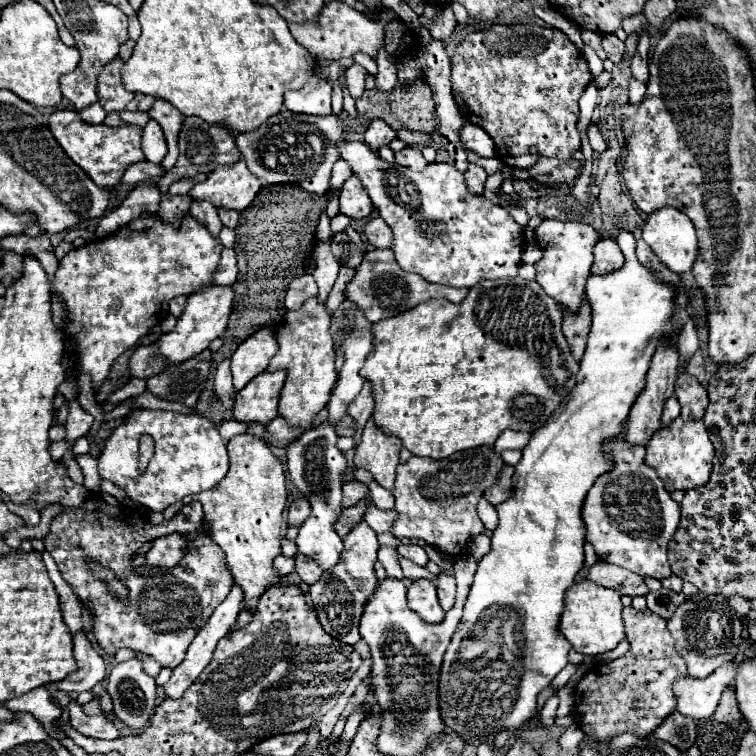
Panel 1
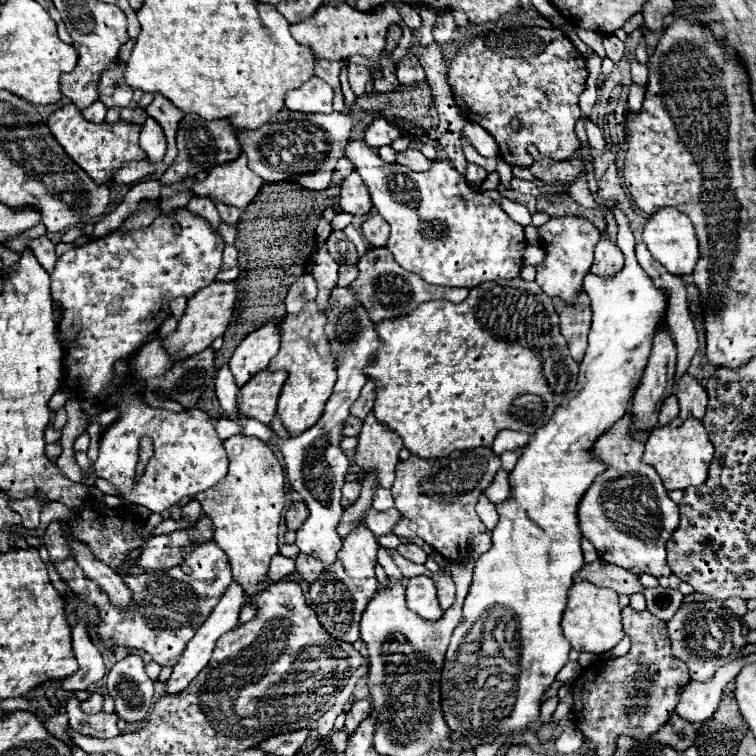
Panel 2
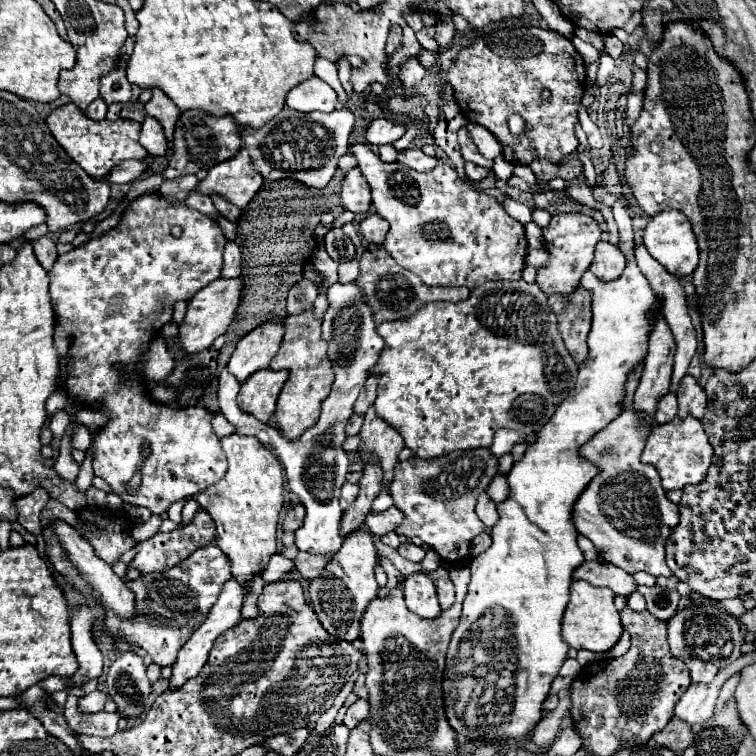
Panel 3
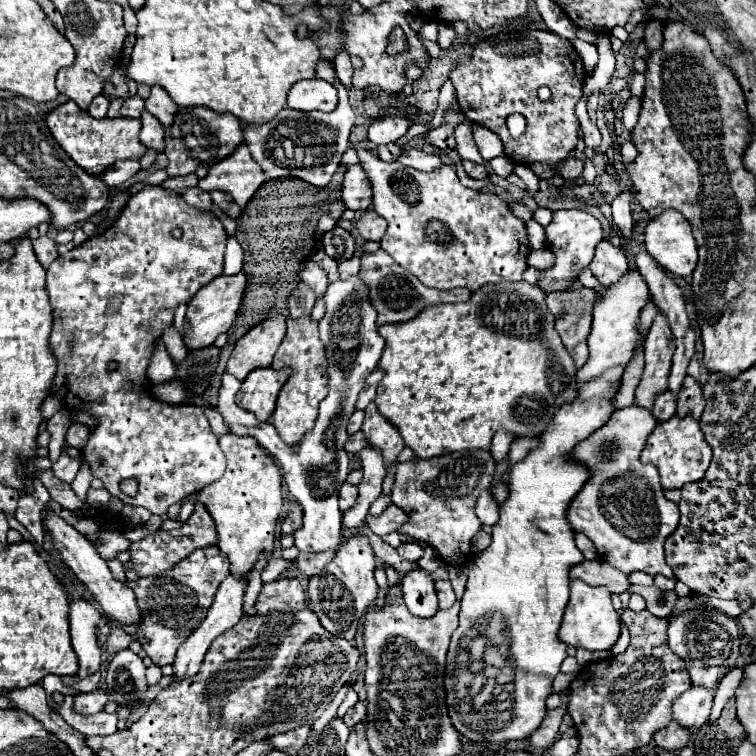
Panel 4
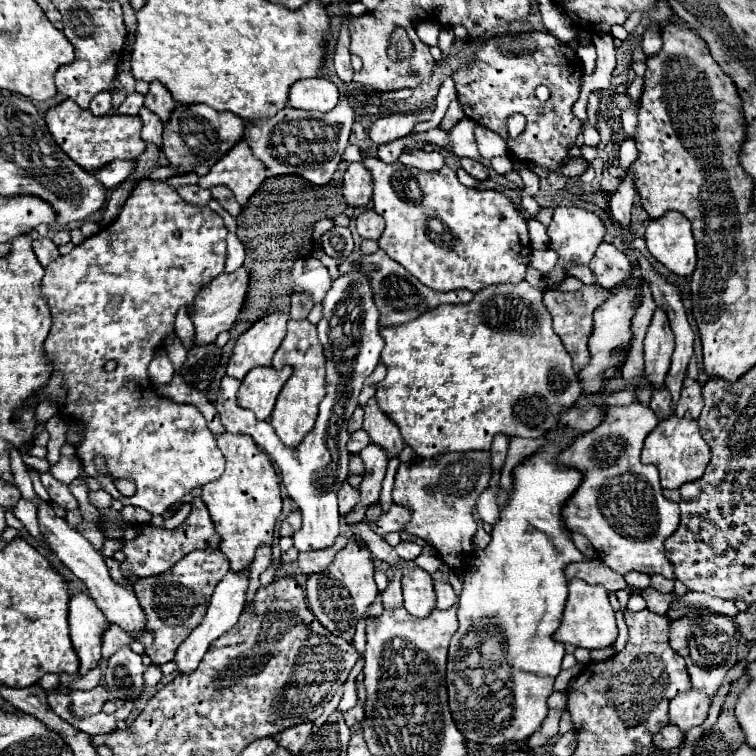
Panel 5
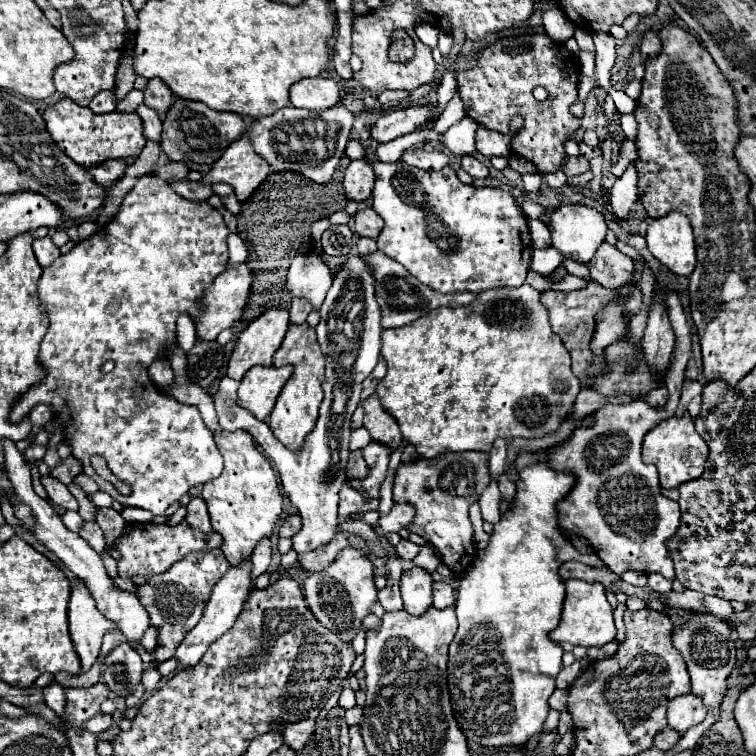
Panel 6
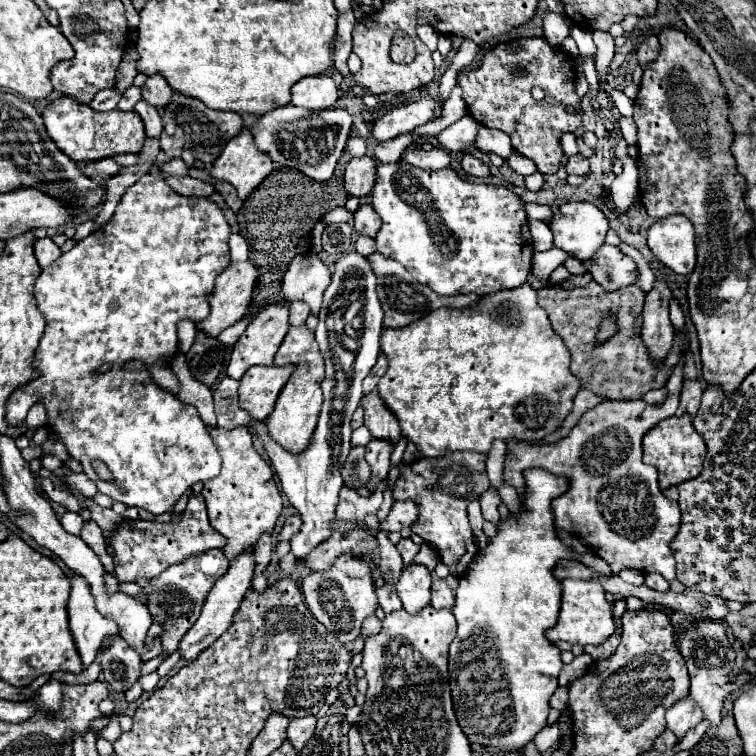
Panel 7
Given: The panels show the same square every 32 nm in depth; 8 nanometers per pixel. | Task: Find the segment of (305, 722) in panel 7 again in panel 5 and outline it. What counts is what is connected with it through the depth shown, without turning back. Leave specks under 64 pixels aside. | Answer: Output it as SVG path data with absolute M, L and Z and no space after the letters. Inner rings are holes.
M302 722L302 724L296 724L292 728L282 730L276 738L280 740L280 746L288 748L292 754L298 754L304 748L308 736L312 734L312 726L314 726L312 722Z

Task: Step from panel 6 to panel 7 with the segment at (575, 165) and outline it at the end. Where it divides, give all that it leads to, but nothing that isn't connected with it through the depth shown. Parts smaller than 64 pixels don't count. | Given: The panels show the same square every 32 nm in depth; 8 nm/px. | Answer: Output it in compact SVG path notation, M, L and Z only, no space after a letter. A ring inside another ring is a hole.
M574 154L574 156L570 156L566 160L566 172L568 174L580 174L580 176L584 176L584 174L588 174L588 170L590 170L590 162L582 154Z

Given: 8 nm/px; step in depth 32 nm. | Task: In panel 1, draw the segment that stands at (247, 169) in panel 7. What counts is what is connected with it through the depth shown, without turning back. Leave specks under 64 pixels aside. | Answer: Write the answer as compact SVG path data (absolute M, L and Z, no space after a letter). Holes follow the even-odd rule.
M240 158L232 166L220 166L212 170L204 182L198 182L190 190L190 196L194 200L208 200L214 206L244 210L250 206L260 188L262 180L254 176L244 158Z

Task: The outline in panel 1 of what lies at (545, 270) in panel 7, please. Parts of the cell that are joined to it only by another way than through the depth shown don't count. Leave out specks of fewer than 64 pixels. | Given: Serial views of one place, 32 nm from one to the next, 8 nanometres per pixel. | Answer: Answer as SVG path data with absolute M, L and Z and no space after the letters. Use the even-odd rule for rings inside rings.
M528 244L524 248L524 256L522 256L524 264L536 264L540 258L542 258L542 250L536 244Z

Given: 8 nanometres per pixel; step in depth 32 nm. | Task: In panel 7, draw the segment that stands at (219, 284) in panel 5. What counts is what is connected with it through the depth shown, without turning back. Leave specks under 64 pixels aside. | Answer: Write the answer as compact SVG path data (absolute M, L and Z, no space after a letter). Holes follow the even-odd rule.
M252 260L232 262L216 278L216 288L210 296L210 314L198 324L198 330L208 332L208 336L218 336L224 328L244 318L252 304L258 276L260 272Z

